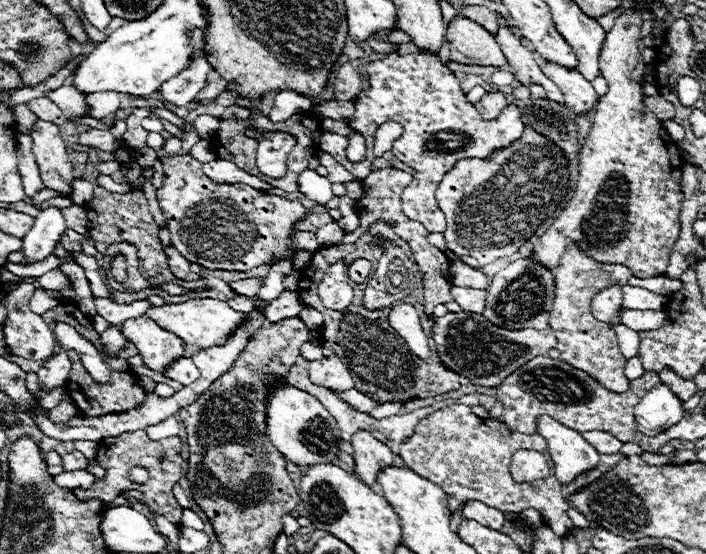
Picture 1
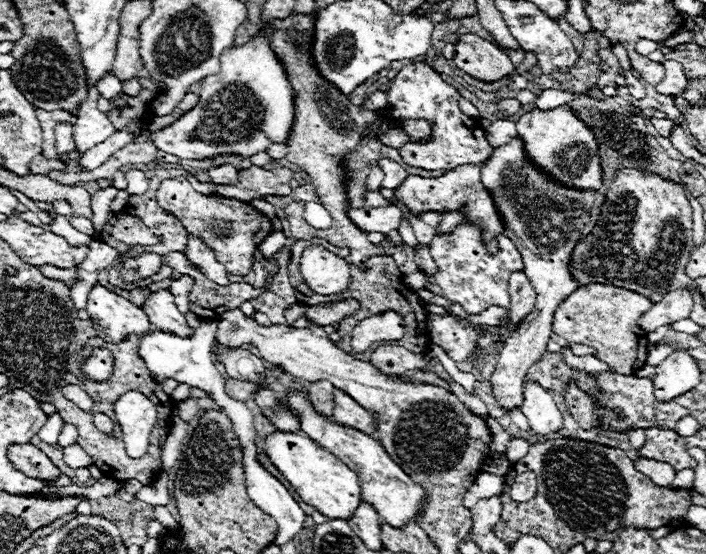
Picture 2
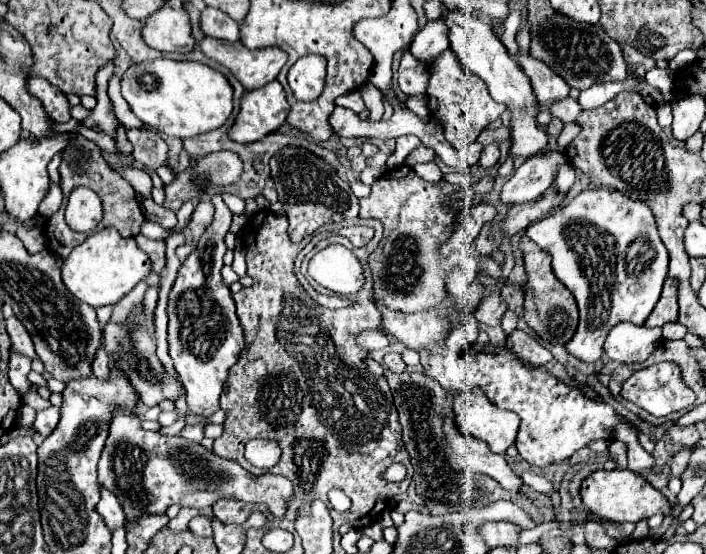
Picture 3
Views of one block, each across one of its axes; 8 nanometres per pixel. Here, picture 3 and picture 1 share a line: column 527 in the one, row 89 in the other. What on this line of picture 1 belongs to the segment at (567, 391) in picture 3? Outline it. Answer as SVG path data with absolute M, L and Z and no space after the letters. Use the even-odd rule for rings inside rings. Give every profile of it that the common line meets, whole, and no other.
M388 54L384 60L368 62L368 88L362 90L354 100L354 116L348 126L362 134L366 140L366 158L362 162L350 162L346 158L348 138L322 134L320 150L328 152L336 162L340 162L354 178L364 180L372 172L372 142L380 124L392 120L400 122L404 132L394 142L394 156L416 170L414 180L402 192L404 214L420 222L428 232L444 232L446 216L442 214L434 192L446 172L456 166L462 158L490 158L496 150L508 148L516 138L522 136L524 124L520 122L520 108L508 106L494 120L484 120L474 104L466 102L456 76L440 62L436 54Z

